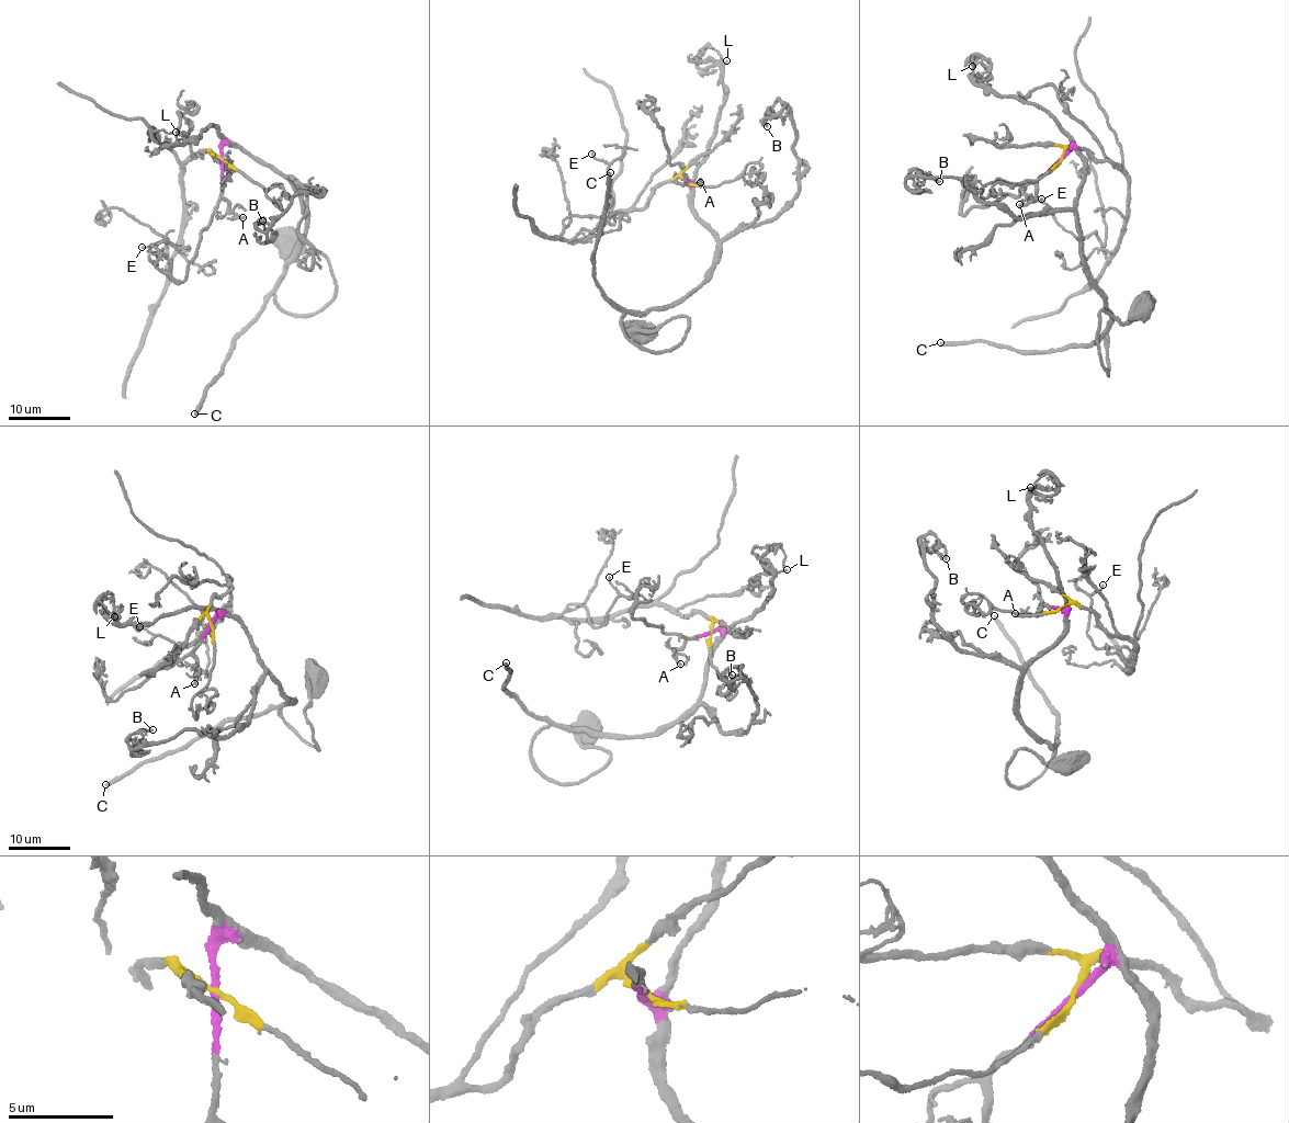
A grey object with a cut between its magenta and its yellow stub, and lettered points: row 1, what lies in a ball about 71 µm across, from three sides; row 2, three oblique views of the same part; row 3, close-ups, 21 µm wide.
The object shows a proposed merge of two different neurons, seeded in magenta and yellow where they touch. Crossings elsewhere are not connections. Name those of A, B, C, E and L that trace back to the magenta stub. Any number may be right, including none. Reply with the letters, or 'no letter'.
A, B, C, L

